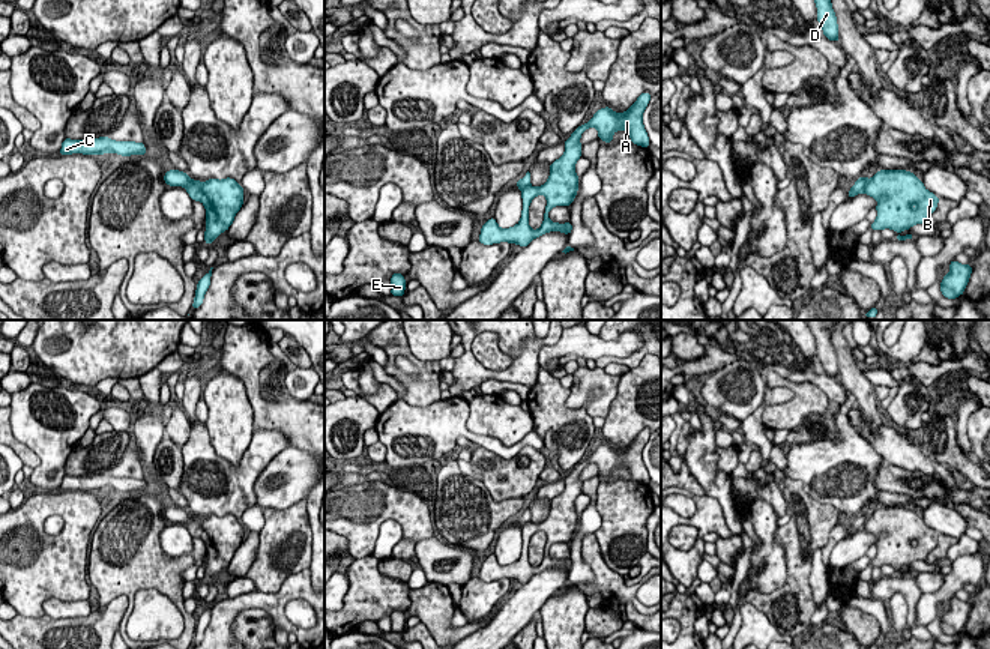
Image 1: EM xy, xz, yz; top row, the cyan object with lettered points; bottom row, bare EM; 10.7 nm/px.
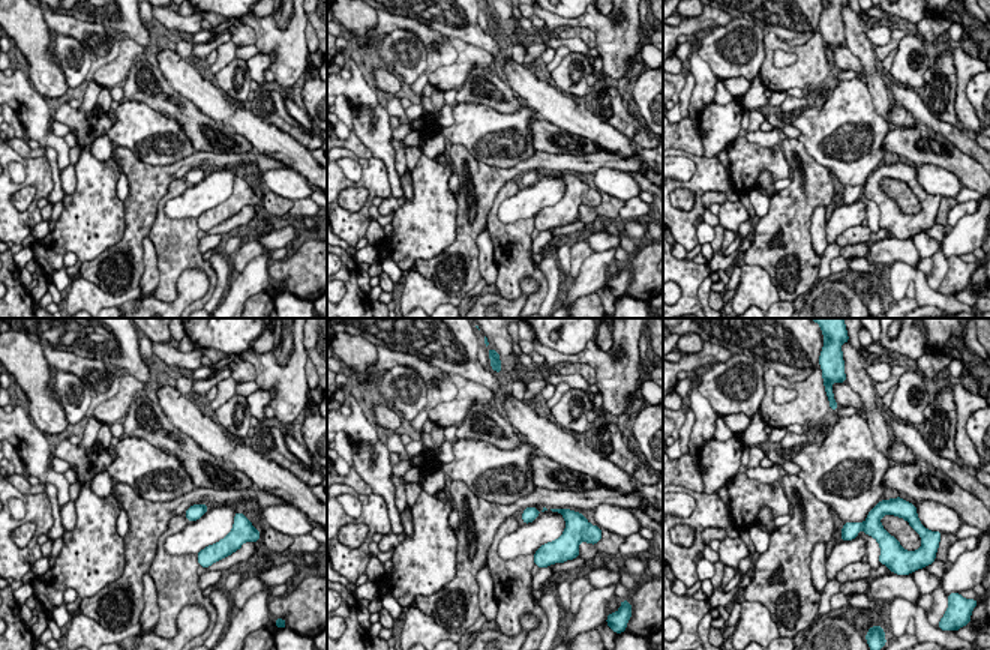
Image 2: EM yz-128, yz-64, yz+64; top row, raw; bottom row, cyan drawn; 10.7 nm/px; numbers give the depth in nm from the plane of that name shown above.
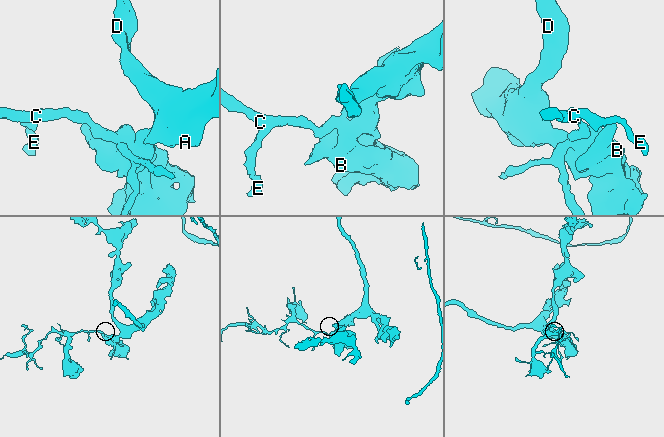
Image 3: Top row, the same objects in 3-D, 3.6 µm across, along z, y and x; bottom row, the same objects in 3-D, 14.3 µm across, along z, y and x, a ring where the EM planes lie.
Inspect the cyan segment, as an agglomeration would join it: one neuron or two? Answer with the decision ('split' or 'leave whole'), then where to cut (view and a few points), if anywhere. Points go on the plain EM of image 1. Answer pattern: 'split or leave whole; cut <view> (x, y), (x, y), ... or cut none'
split; cut yz (869, 517), (863, 528)

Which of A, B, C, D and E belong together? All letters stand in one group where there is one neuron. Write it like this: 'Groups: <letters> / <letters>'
Groups: A B D / C E

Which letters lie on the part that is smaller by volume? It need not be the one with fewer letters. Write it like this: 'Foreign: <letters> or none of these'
Foreign: C, E

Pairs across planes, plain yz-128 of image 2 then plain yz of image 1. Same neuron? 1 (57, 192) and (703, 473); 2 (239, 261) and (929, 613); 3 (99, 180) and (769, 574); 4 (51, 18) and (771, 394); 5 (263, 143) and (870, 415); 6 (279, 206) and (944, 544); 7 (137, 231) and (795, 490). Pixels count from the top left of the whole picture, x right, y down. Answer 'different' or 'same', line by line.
1: same
2: different
3: same
4: same
5: different
6: same
7: same

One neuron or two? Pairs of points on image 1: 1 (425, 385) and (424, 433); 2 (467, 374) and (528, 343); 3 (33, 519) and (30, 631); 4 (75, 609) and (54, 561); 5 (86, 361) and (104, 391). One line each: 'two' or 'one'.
1: two
2: one
3: two
4: two
5: two

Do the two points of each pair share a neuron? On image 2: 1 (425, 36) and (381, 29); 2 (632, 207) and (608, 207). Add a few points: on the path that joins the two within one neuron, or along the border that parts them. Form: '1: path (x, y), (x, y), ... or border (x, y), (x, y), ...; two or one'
1: path (414, 27), (405, 23), (392, 23); one
2: border (626, 201), (617, 216); two

